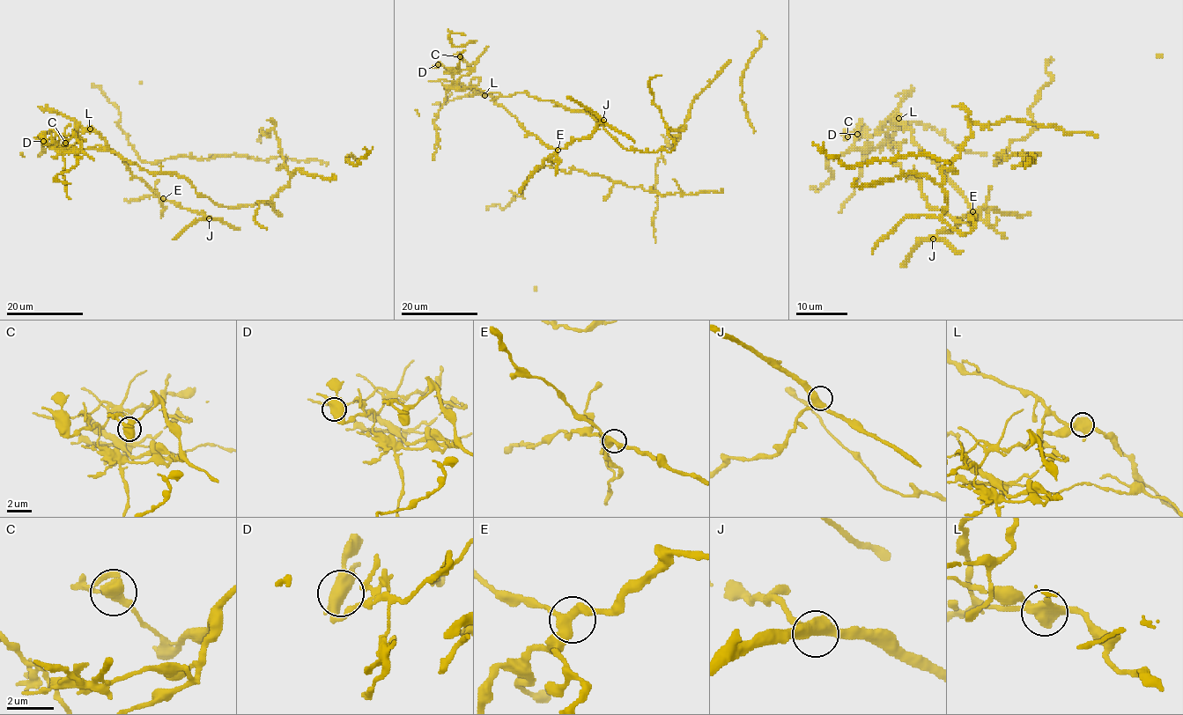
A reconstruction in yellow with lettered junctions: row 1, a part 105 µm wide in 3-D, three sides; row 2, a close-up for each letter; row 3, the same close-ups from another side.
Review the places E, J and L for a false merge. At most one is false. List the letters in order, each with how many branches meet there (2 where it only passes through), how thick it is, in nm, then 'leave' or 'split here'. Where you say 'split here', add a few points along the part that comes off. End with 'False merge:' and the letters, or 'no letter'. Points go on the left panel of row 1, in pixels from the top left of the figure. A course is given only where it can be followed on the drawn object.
E: branches 3; calibre 400 nm; leave
J: branches 3; calibre 440 nm; leave
L: branches 3; calibre 500 nm; split here; course (89, 129), (55, 143), (67, 153), (76, 151), (66, 151), (45, 132), (38, 156)
False merge: L

